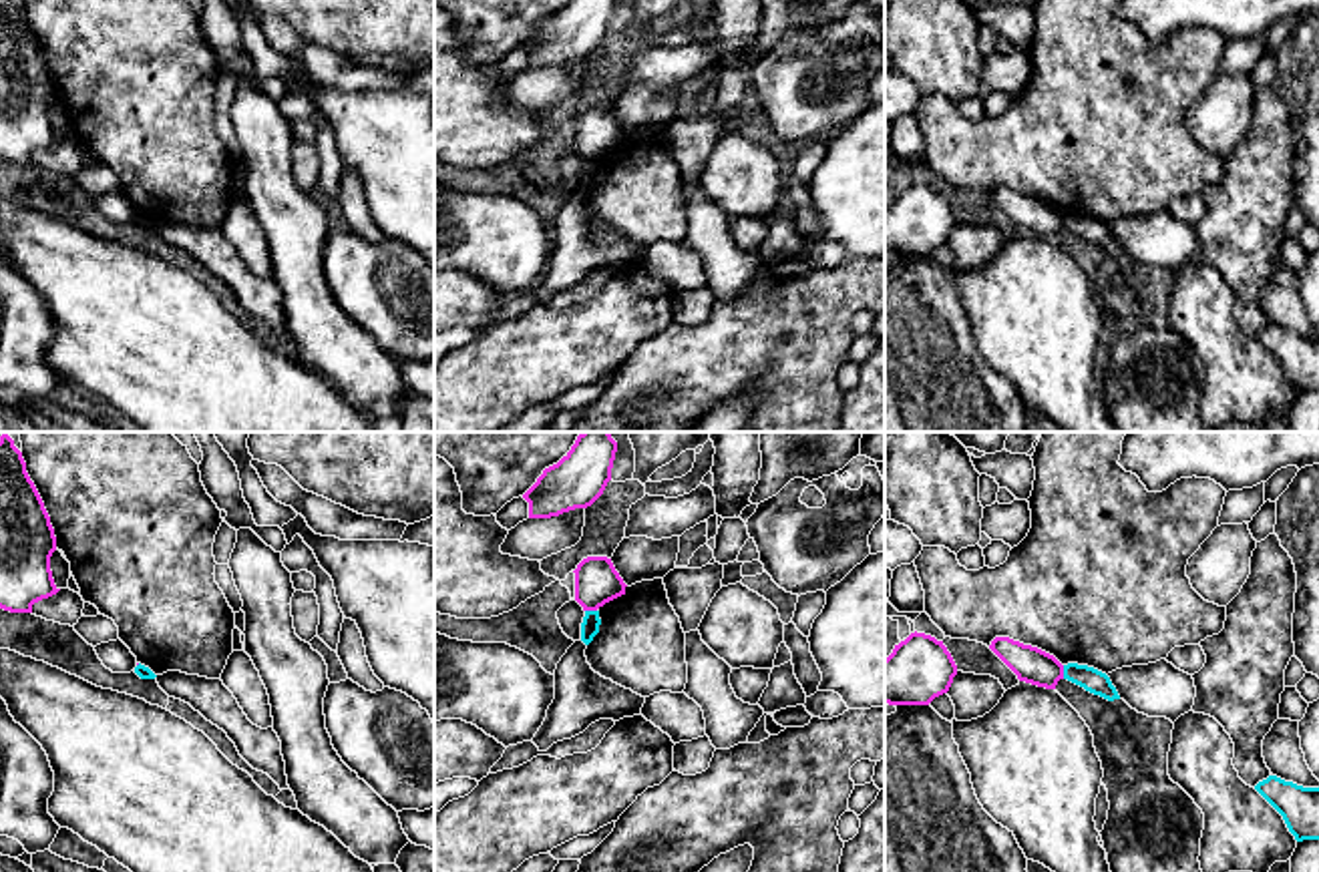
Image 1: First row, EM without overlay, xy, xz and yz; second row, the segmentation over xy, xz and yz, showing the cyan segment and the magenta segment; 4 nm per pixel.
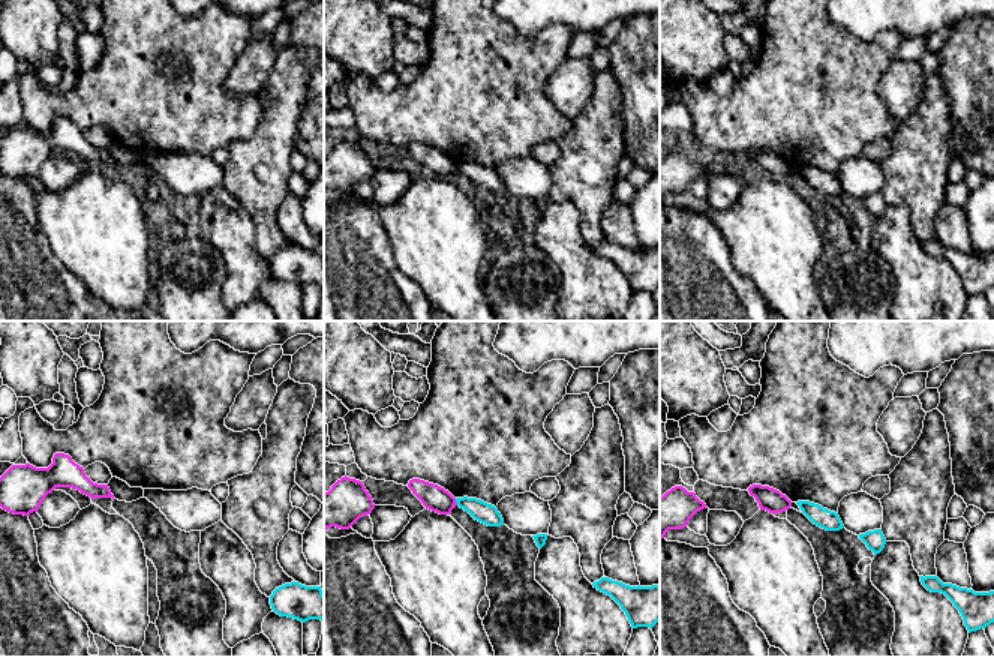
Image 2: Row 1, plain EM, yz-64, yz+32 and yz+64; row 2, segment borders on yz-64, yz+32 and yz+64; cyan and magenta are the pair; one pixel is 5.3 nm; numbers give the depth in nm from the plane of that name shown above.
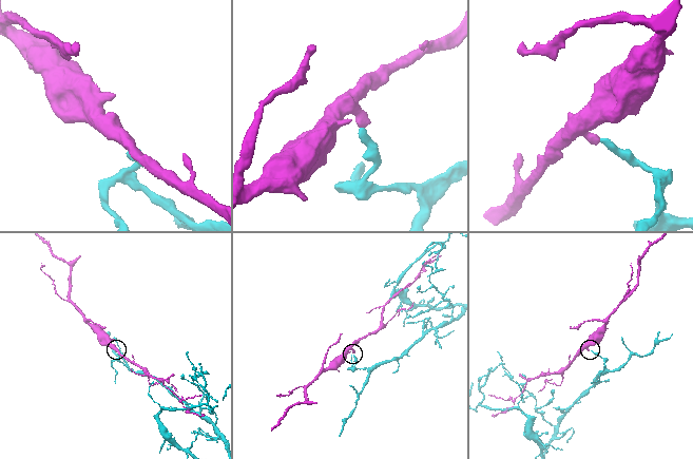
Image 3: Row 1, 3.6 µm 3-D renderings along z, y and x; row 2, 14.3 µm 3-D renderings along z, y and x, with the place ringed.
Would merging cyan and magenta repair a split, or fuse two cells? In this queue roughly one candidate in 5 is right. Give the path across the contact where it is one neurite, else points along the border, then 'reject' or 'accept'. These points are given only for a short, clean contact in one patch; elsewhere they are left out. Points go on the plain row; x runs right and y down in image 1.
border yz (1062, 215), (1064, 228); reject

